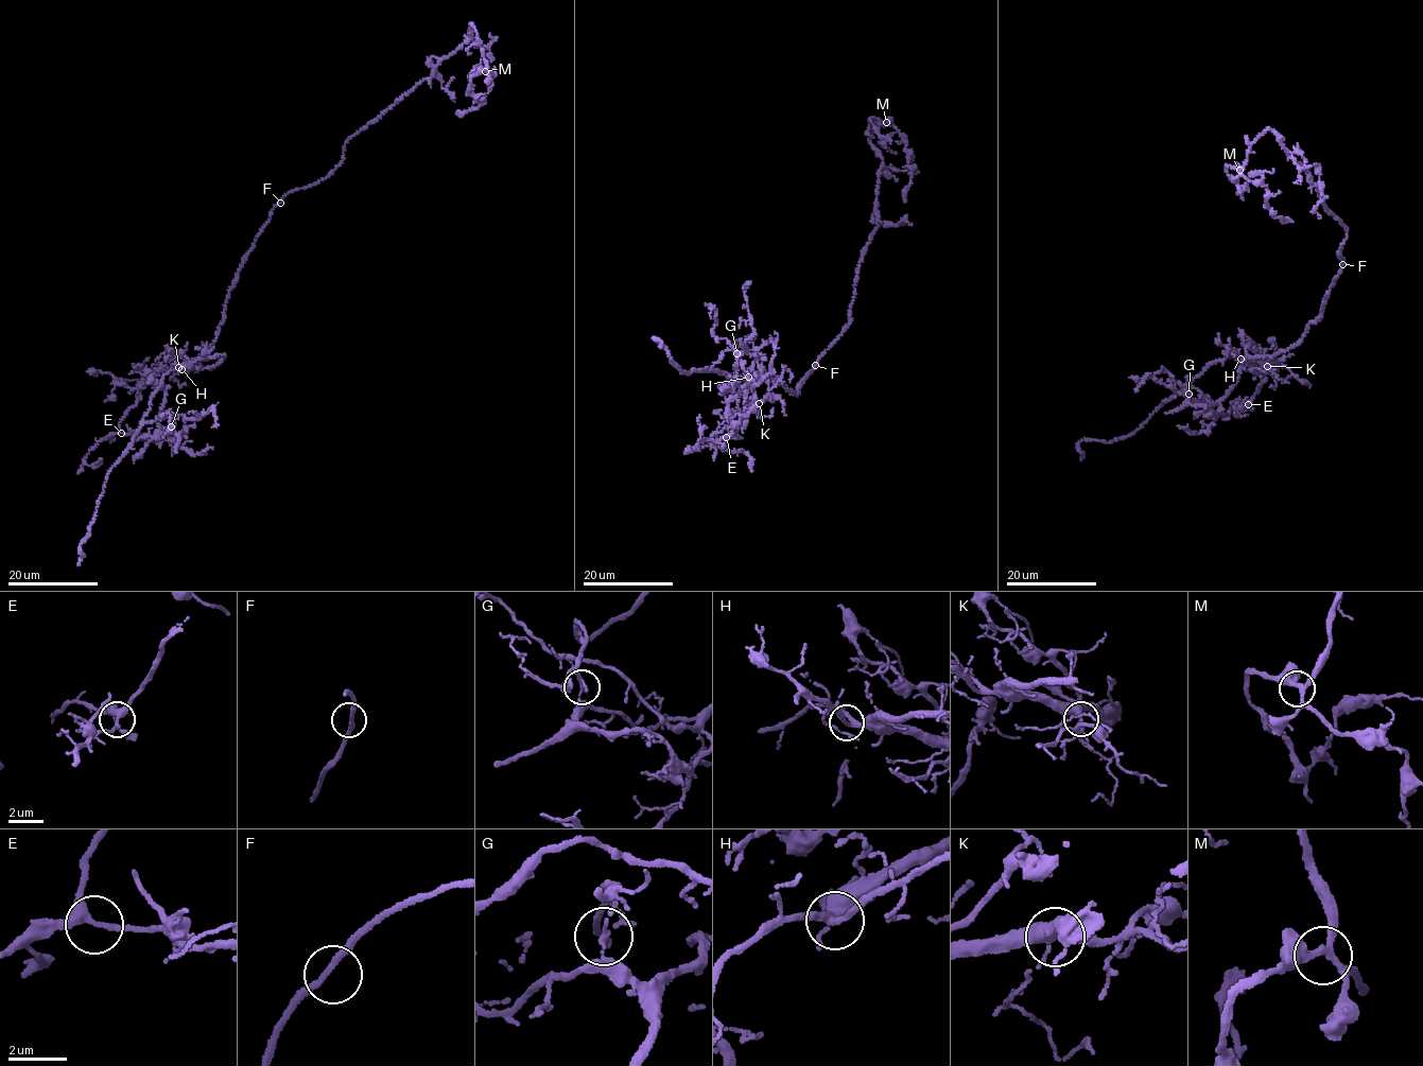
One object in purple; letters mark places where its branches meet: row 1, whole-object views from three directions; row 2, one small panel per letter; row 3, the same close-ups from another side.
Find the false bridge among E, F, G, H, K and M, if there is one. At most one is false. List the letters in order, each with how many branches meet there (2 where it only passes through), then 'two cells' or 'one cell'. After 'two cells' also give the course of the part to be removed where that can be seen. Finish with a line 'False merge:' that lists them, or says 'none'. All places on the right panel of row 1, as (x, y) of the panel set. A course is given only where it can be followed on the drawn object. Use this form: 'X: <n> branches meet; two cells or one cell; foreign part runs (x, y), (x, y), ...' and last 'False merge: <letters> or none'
E: 3 branches meet; one cell
F: 2 branches meet; one cell
G: 2 branches meet; two cells; foreign part runs (1189, 394), (1189, 404), (1204, 404), (1211, 408), (1211, 417), (1225, 415)
H: 3 branches meet; one cell
K: 3 branches meet; one cell
M: 3 branches meet; one cell
False merge: G

